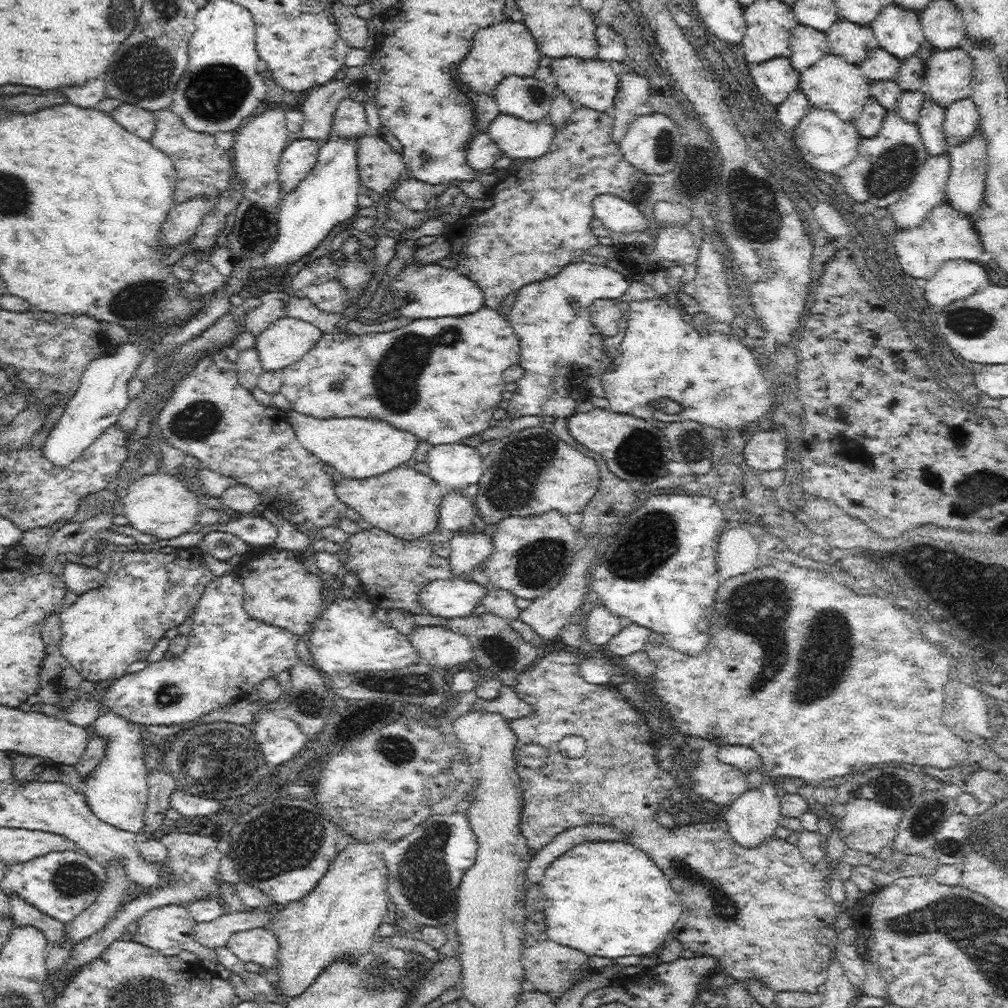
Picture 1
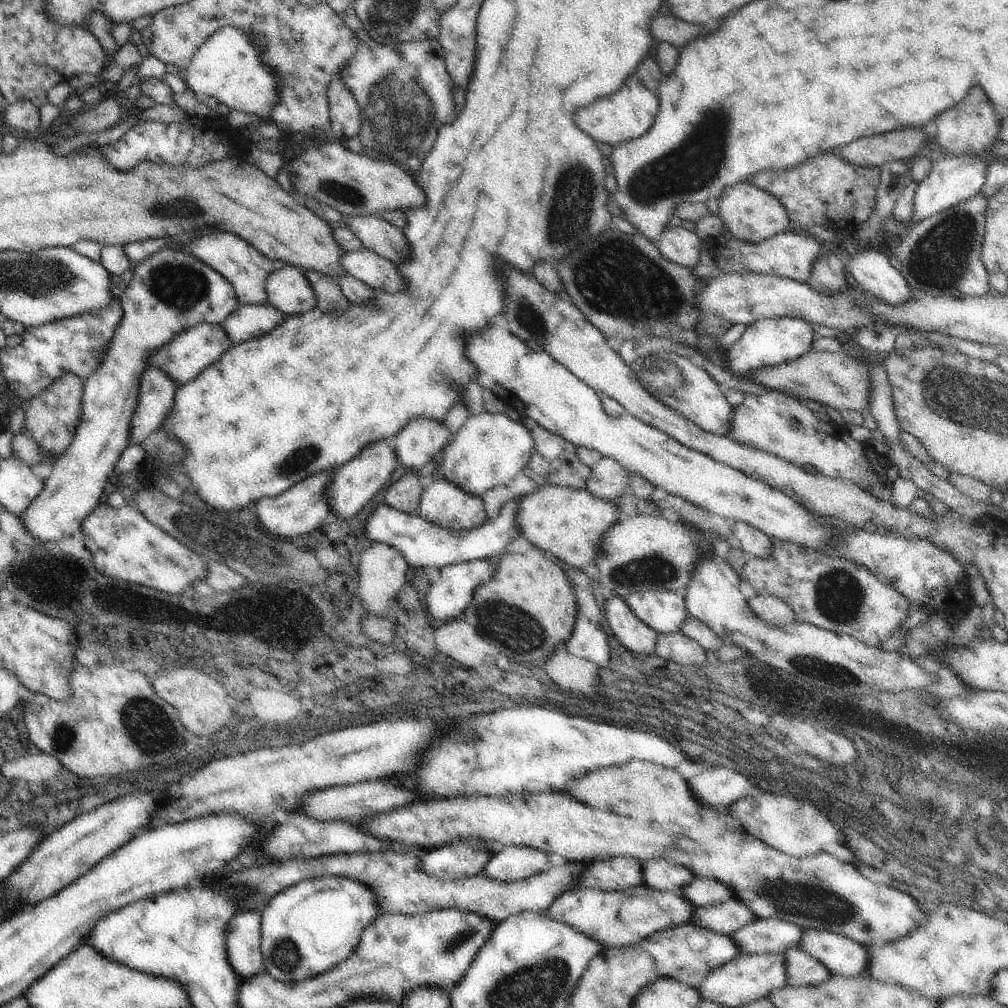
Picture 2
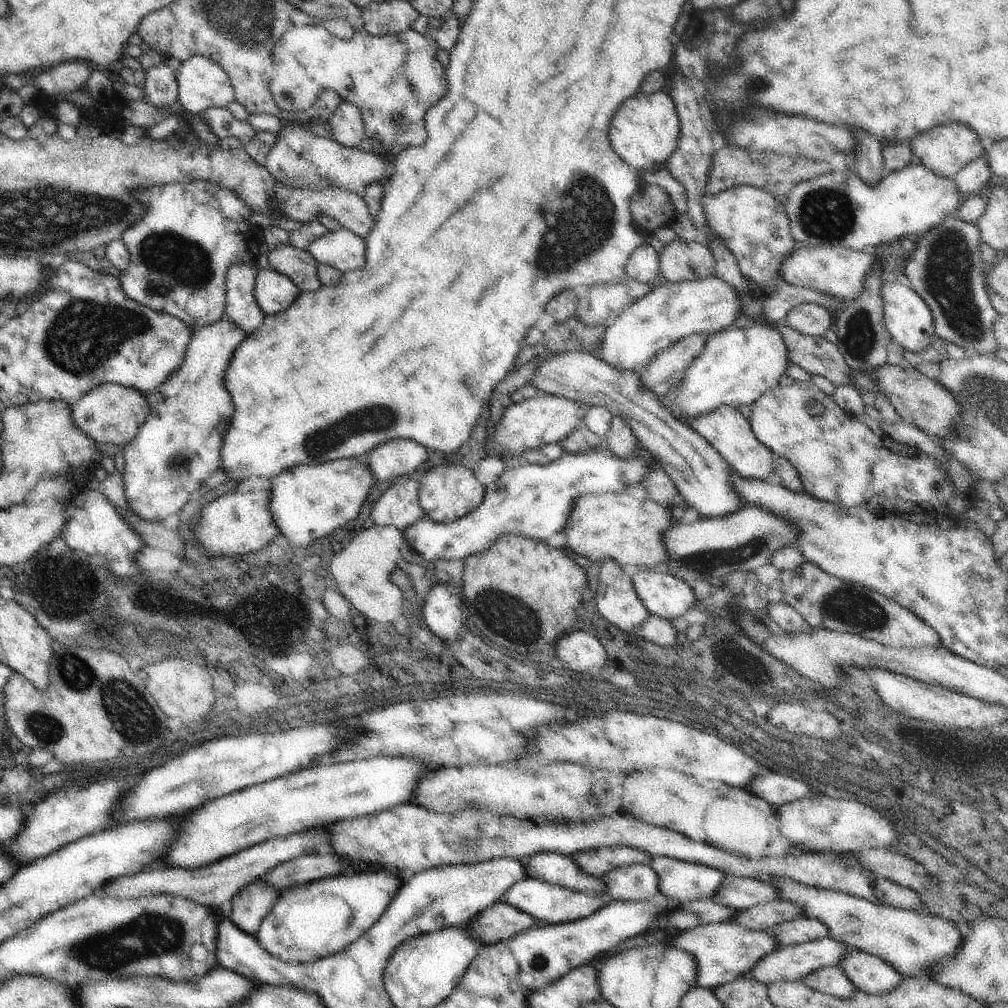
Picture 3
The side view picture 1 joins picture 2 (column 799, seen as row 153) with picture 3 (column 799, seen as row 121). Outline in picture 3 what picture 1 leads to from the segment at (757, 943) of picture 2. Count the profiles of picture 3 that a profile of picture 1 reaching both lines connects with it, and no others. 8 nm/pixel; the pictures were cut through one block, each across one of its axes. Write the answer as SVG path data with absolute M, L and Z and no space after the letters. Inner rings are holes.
M798 917L768 928L764 932L776 940L778 947L783 947L824 938L829 934L829 929L816 919Z

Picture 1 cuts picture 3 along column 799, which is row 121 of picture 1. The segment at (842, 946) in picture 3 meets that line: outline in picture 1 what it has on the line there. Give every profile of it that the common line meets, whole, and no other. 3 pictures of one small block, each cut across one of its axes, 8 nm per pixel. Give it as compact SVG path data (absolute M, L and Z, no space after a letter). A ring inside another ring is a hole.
M971 97L962 98L945 108L943 127L950 146L962 144L978 132L981 116Z

